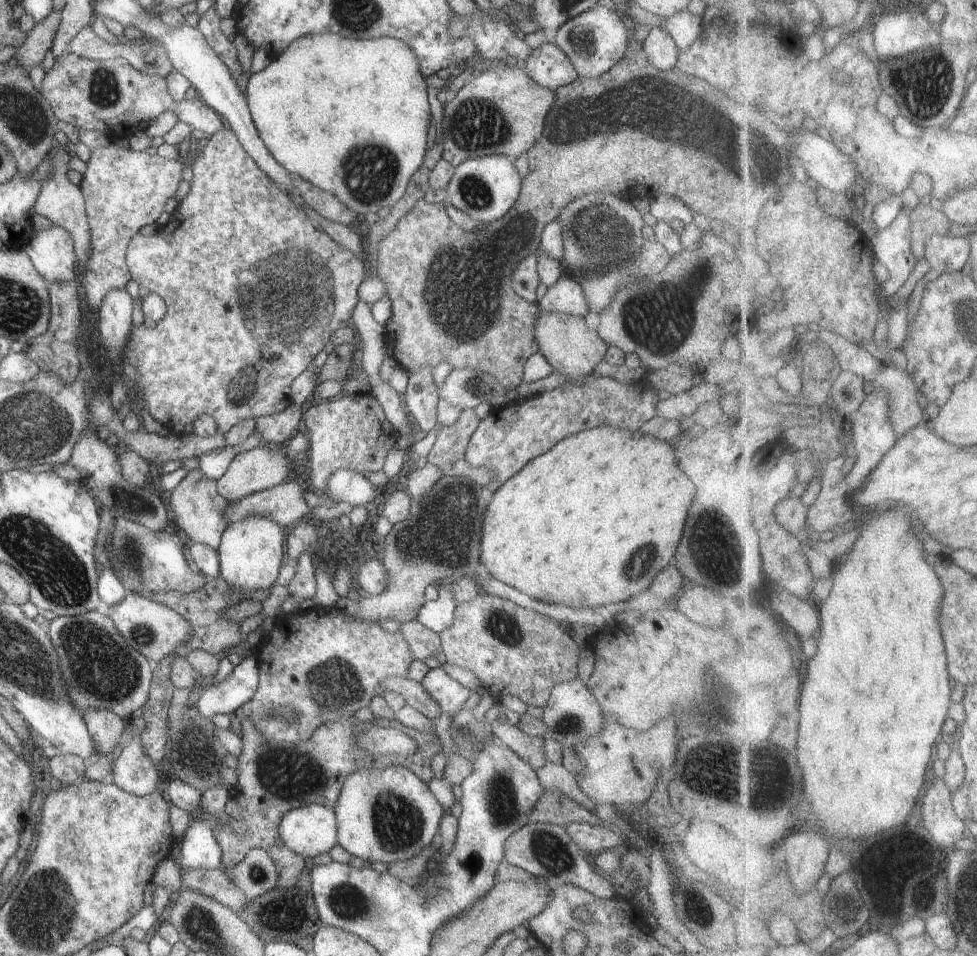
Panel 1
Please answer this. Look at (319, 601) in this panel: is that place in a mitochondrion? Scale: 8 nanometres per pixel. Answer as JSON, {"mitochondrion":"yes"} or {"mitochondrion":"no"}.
{"mitochondrion":"no"}

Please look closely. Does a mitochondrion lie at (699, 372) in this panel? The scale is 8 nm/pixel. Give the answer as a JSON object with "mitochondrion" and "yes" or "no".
{"mitochondrion":"no"}

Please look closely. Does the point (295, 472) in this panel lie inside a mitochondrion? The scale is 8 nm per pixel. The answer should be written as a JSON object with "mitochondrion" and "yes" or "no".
{"mitochondrion":"no"}

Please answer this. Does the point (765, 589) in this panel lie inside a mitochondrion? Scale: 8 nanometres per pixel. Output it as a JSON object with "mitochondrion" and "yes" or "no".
{"mitochondrion":"no"}

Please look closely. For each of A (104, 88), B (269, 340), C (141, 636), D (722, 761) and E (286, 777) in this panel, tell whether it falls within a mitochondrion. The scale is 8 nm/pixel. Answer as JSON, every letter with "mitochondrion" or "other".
{"A":"mitochondrion","B":"mitochondrion","C":"mitochondrion","D":"mitochondrion","E":"mitochondrion"}

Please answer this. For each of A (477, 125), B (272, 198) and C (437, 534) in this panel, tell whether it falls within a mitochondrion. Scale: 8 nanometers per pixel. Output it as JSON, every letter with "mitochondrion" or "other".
{"A":"mitochondrion","B":"other","C":"mitochondrion"}

